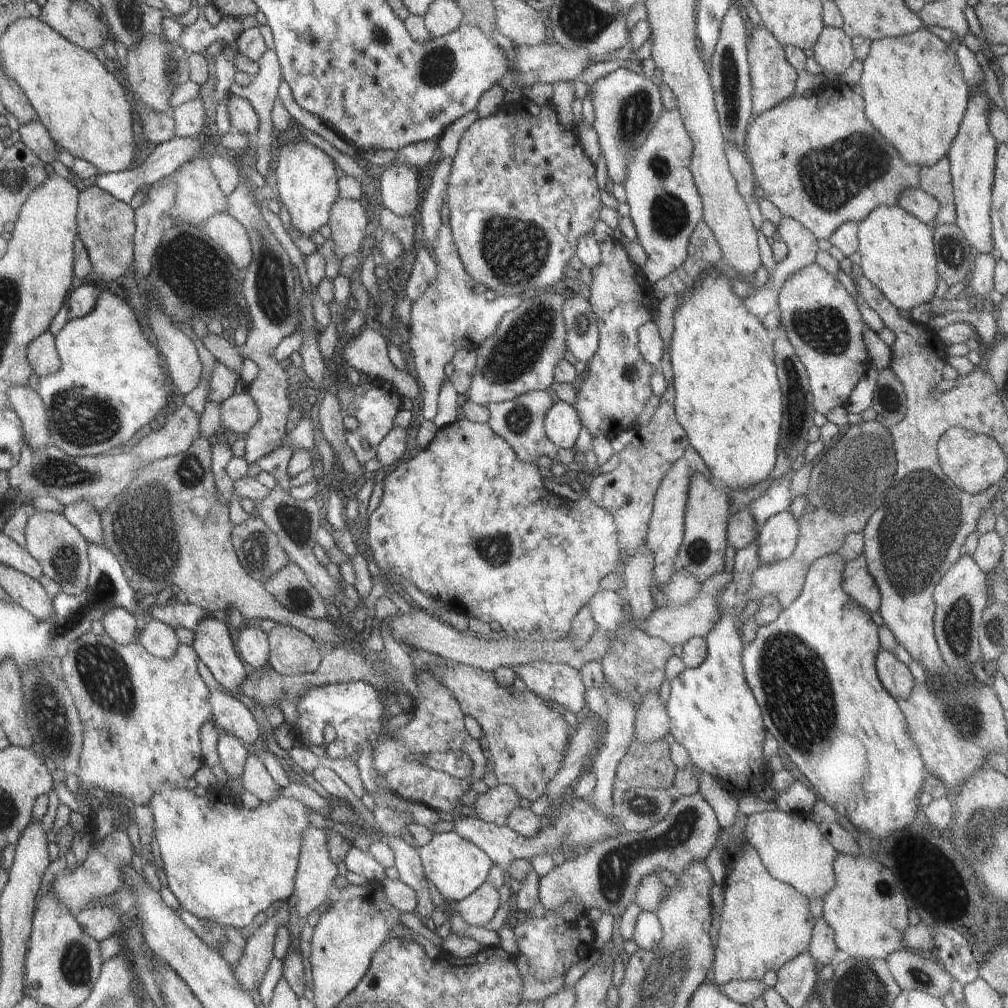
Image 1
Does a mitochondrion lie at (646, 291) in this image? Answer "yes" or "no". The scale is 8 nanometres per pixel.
no

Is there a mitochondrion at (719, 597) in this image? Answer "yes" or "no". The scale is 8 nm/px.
no

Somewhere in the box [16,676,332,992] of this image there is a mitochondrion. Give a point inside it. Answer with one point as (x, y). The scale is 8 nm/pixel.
(75, 964)

